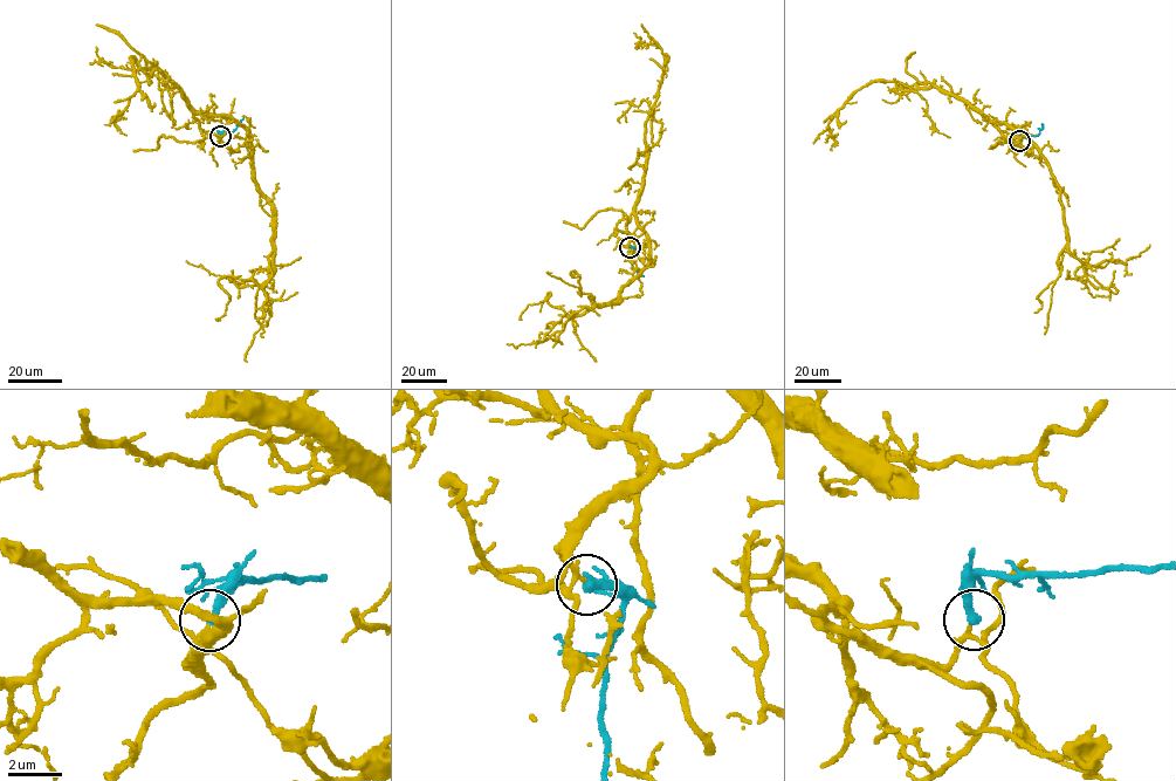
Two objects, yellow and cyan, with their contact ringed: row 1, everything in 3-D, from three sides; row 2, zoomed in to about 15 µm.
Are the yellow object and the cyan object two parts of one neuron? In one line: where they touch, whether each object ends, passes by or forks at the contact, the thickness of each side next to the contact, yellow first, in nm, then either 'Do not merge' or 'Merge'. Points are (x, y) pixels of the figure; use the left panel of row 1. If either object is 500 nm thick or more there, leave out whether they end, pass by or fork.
Place: (220, 136). At the ring yellow forks. At the ring cyan ends. Thickness 120 nm (yellow) against 340 nm. Merge

